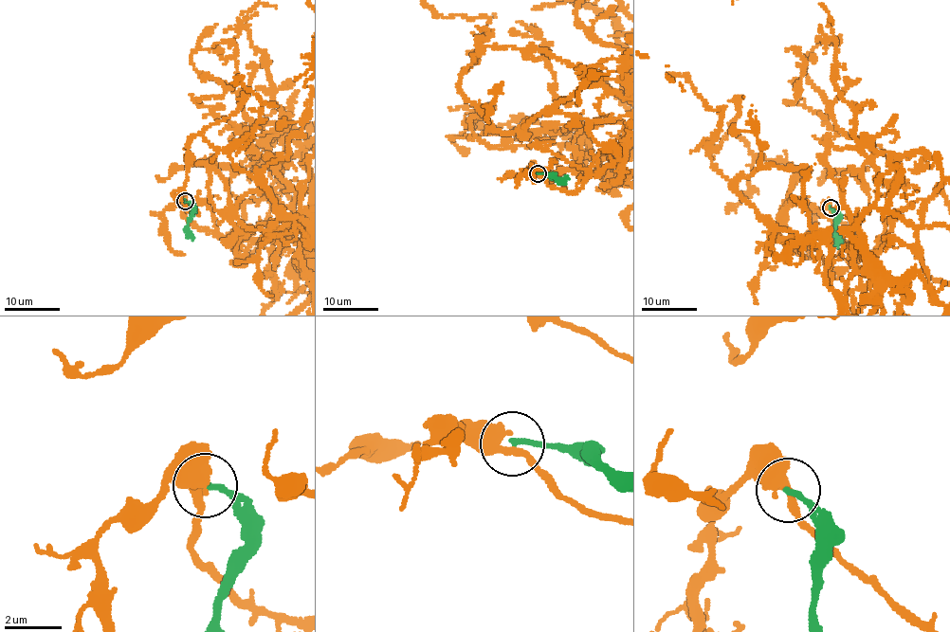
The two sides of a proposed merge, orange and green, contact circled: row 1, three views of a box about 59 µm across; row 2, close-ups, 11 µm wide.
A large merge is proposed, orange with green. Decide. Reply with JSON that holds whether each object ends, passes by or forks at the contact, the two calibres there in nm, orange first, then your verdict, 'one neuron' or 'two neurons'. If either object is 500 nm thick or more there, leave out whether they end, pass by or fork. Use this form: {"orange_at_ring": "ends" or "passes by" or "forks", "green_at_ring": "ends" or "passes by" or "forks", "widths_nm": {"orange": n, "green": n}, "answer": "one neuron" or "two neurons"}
{"orange_at_ring": "forks", "green_at_ring": "ends", "widths_nm": {"orange": 280, "green": 190}, "answer": "two neurons"}

